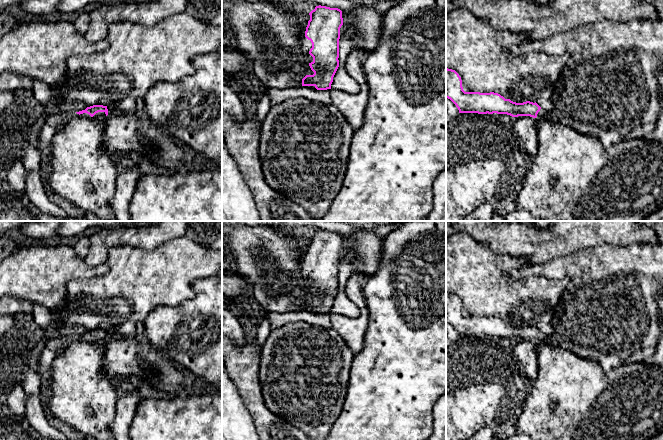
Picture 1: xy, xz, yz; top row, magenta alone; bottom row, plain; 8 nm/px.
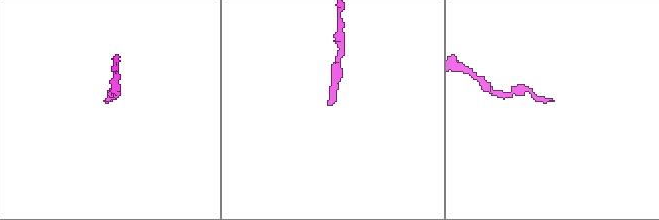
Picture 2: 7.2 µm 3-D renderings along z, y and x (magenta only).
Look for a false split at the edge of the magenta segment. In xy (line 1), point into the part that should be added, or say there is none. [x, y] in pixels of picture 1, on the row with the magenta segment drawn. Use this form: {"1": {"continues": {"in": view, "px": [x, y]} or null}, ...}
{"1": {"continues": {"in": "xy", "px": [54, 123]}}}

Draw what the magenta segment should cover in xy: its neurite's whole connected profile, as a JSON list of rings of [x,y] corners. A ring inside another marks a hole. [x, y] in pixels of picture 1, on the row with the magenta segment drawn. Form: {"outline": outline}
{"outline": [[[93,105],[87,107],[85,110],[70,113],[61,112],[50,115],[45,120],[39,134],[38,148],[40,153],[39,173],[44,184],[51,174],[51,145],[55,134],[63,129],[63,127],[70,122],[74,117],[80,118],[105,118],[108,115],[107,106]]]}

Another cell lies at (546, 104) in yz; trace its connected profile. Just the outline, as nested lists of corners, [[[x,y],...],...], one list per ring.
[[[539,99],[536,103],[545,111],[551,111],[553,108],[553,102],[551,99]]]

